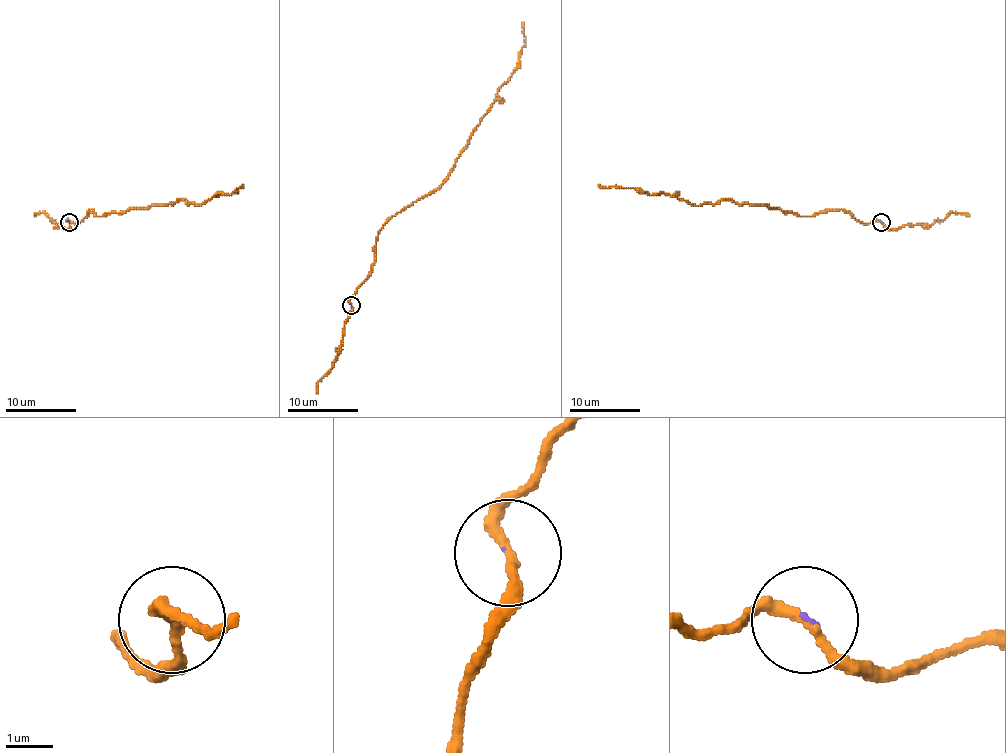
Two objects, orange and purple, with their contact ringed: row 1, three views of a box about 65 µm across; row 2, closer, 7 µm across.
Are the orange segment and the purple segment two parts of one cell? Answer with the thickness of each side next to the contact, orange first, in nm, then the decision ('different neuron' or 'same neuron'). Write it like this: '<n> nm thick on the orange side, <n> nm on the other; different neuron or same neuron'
200 nm thick on the orange side, 70 nm on the other; different neuron

